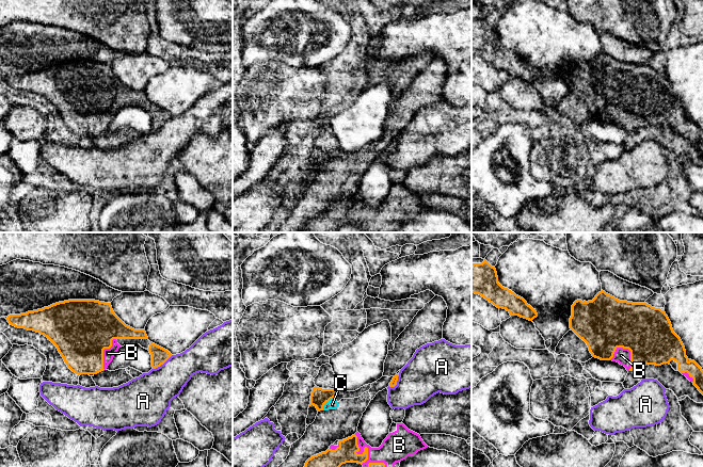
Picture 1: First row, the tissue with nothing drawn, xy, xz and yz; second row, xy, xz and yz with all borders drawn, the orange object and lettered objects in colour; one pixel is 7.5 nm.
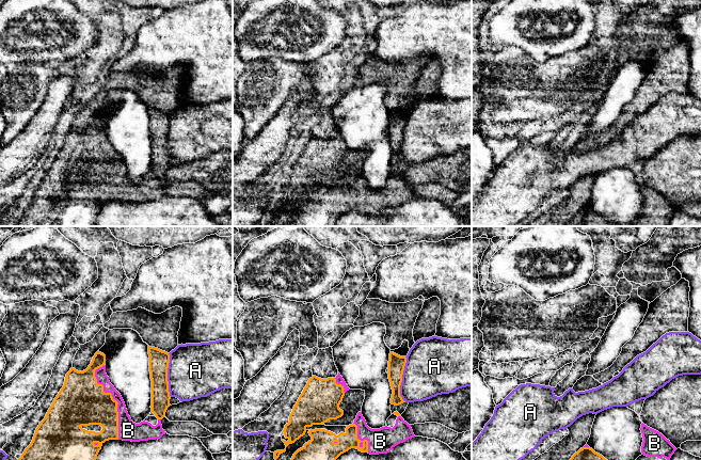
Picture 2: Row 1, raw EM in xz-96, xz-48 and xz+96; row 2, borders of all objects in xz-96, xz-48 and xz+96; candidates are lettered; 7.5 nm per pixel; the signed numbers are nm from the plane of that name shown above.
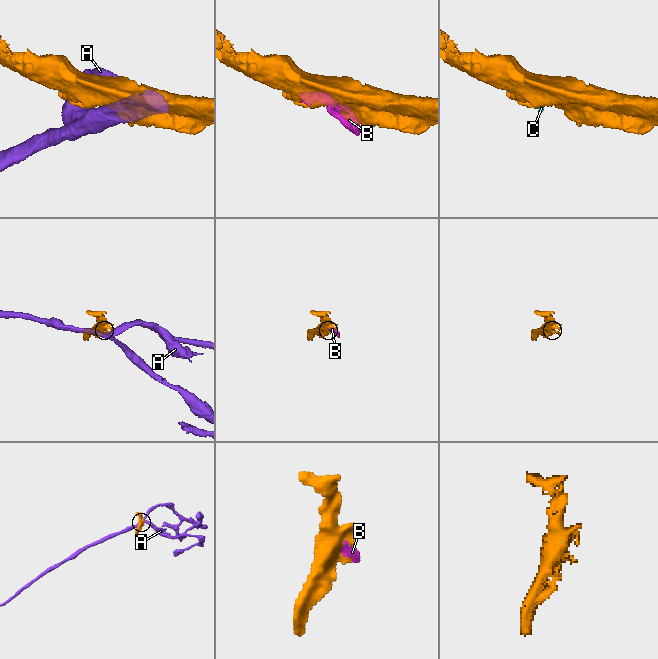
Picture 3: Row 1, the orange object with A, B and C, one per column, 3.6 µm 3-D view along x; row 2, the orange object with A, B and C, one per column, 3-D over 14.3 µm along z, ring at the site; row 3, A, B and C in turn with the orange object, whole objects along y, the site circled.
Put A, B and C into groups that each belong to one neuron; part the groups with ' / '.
A / B / C

